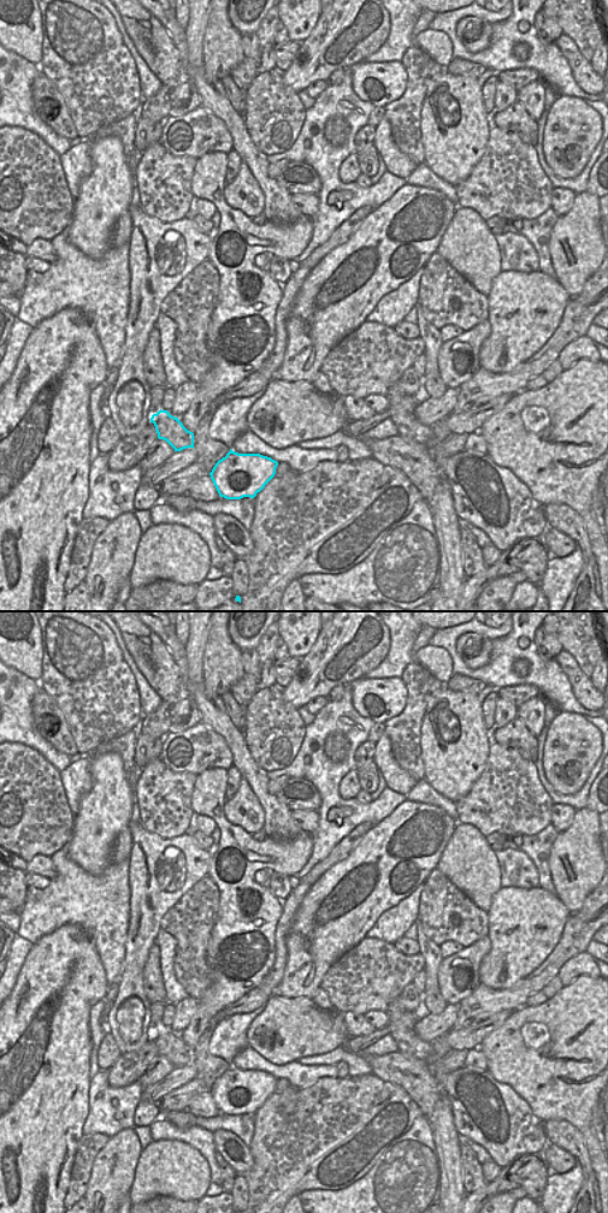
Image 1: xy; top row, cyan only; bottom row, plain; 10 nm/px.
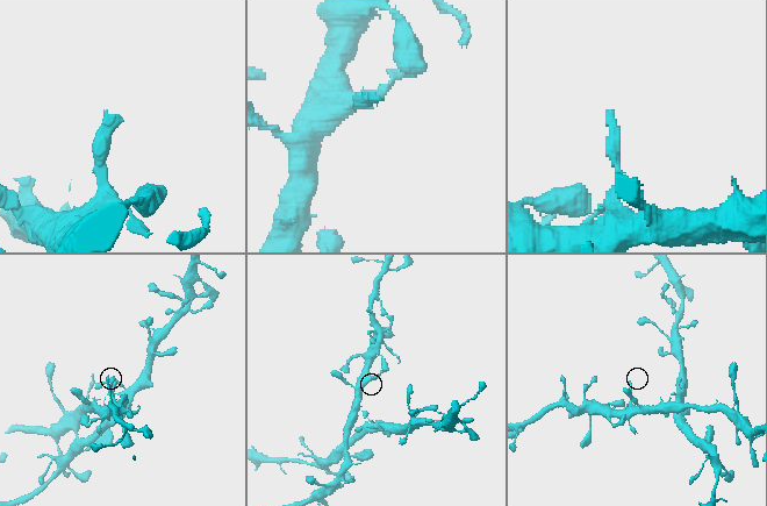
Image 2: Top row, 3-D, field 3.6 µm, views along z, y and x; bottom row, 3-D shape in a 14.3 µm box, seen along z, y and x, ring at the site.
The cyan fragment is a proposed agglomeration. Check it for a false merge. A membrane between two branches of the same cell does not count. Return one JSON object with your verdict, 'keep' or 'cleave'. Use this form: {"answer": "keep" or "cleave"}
{"answer": "keep"}

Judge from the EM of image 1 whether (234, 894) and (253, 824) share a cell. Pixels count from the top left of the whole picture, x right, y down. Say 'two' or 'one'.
two

